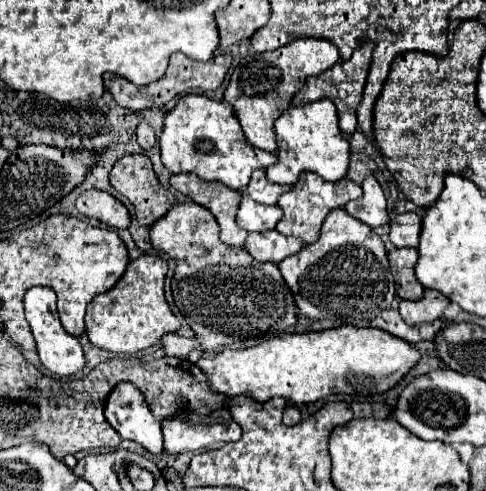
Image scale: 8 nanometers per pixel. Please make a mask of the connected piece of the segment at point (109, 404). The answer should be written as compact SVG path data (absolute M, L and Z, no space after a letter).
M118 384L118 388L108 396L104 410L106 420L122 438L138 442L152 456L160 456L164 452L160 422L154 420L144 396L134 388L134 384Z

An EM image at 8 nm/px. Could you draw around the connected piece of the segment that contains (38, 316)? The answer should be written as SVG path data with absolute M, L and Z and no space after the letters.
M34 286L26 292L24 296L24 306L26 306L26 320L30 322L36 346L38 346L38 356L40 362L56 376L70 376L76 374L84 368L86 358L82 352L82 346L78 342L78 338L74 338L72 334L68 334L60 320L58 320L58 312L56 312L56 294L52 288L44 288L44 286Z

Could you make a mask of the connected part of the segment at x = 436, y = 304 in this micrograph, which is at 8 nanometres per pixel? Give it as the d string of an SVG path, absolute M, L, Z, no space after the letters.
M424 290L424 296L420 300L402 300L400 302L400 314L406 324L422 324L422 322L434 322L438 320L450 300L434 290Z

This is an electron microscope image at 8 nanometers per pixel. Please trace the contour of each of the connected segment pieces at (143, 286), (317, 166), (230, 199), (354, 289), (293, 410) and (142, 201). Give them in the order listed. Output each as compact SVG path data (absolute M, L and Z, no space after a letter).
M144 254L132 260L118 284L96 296L86 310L86 334L96 348L114 354L134 354L158 344L168 332L178 332L180 320L172 314L164 298L164 278L168 264L160 256Z
M330 100L308 102L300 106L290 106L274 122L274 134L278 142L278 162L266 168L266 176L276 184L296 184L300 172L316 172L328 182L338 182L346 178L350 164L350 146L338 128L338 112Z
M172 174L170 184L172 188L192 198L196 204L206 206L214 214L220 226L220 240L224 244L244 246L248 232L236 224L236 212L240 206L242 192L226 188L218 182L200 180L194 174Z
M344 208L326 216L318 242L308 244L298 256L288 256L278 266L294 294L298 312L310 320L360 326L358 322L370 322L378 312L388 310L396 294L380 236L370 226L354 220Z
M294 404L286 406L286 408L284 408L284 414L282 414L282 422L284 422L286 426L298 424L298 422L300 422L300 410L298 410Z
M144 152L120 158L120 160L114 164L112 172L110 172L110 184L112 184L112 188L114 188L116 192L120 192L122 196L126 196L126 198L134 204L136 214L138 214L138 224L140 224L140 226L152 226L152 224L154 224L156 220L160 220L160 218L174 206L174 202L176 202L174 194L172 194L170 190L166 190L166 188L158 182L158 178L156 178L156 174L154 174L154 170L152 170L152 162L150 162L150 158L148 158Z

